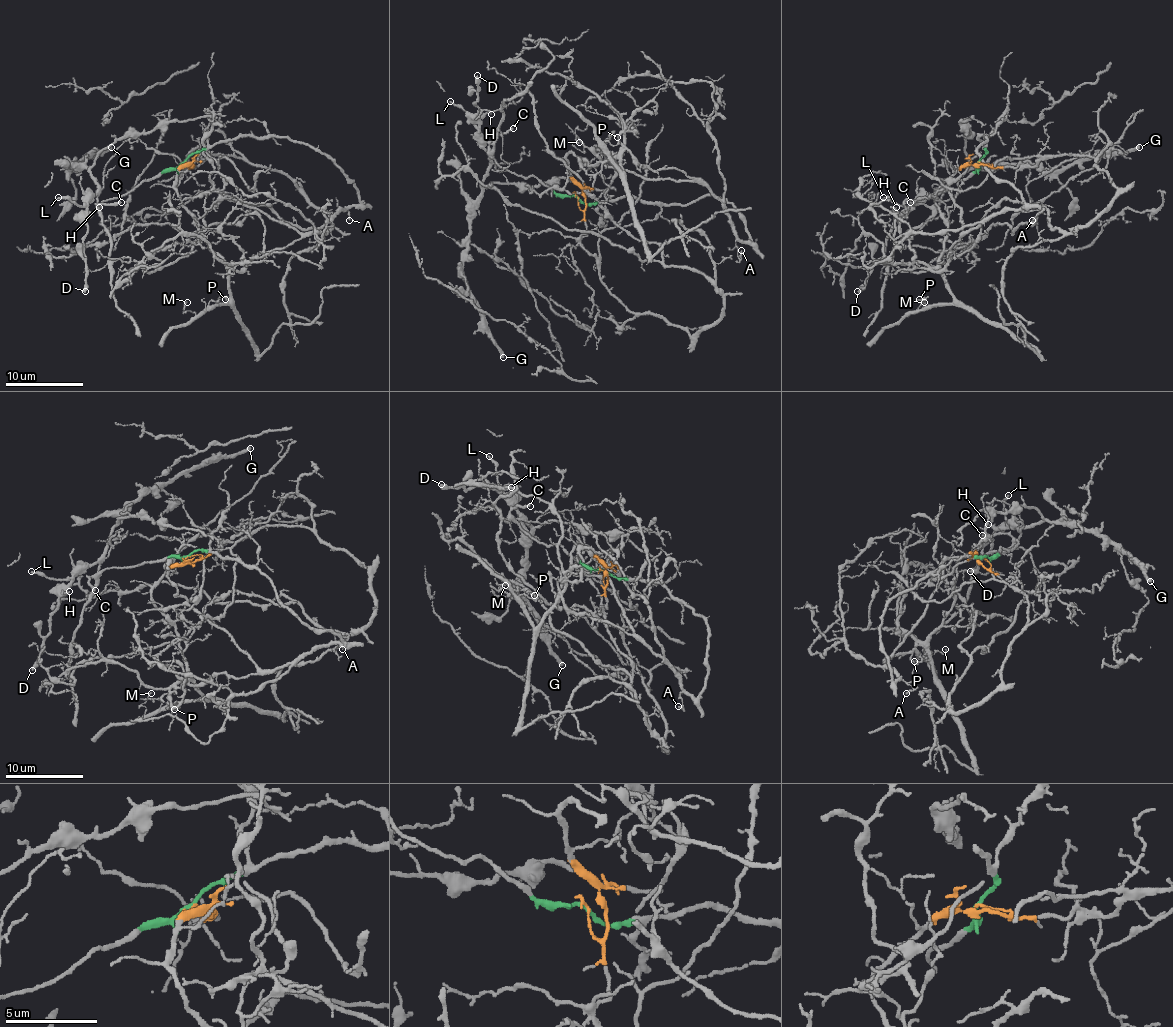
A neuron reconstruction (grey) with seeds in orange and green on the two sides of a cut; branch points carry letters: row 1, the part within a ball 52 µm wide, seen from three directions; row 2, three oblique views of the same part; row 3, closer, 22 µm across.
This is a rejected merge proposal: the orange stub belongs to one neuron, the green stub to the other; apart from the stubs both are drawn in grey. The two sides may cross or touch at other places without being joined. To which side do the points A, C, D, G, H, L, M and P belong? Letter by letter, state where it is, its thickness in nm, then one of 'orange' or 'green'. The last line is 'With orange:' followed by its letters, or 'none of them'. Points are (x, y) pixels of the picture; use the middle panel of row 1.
A: place (741, 250); calibre 130 nm; green
C: place (513, 128); calibre 240 nm; green
D: place (477, 75); calibre 400 nm; green
G: place (503, 357); calibre 340 nm; green
H: place (491, 114); calibre 180 nm; green
L: place (450, 101); calibre 200 nm; green
M: place (579, 142); calibre 120 nm; orange
P: place (617, 137); calibre 140 nm; orange
With orange: M, P

